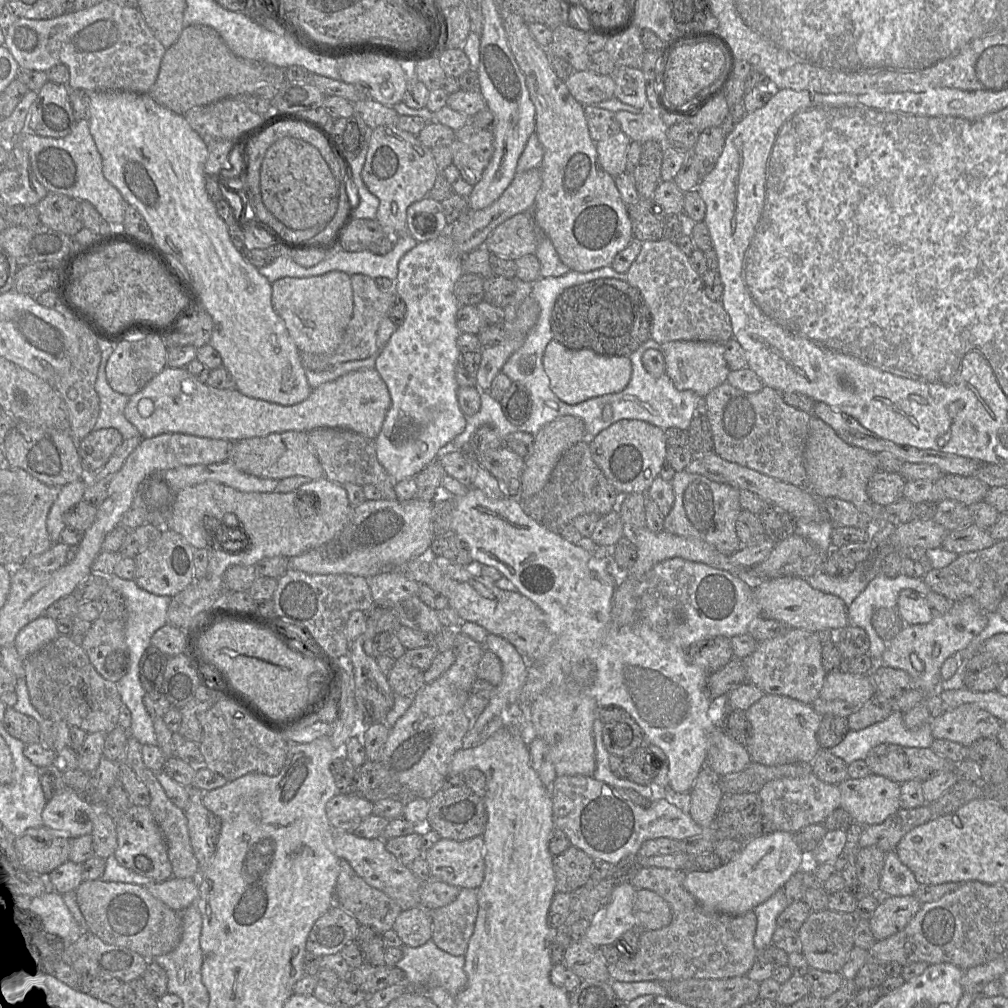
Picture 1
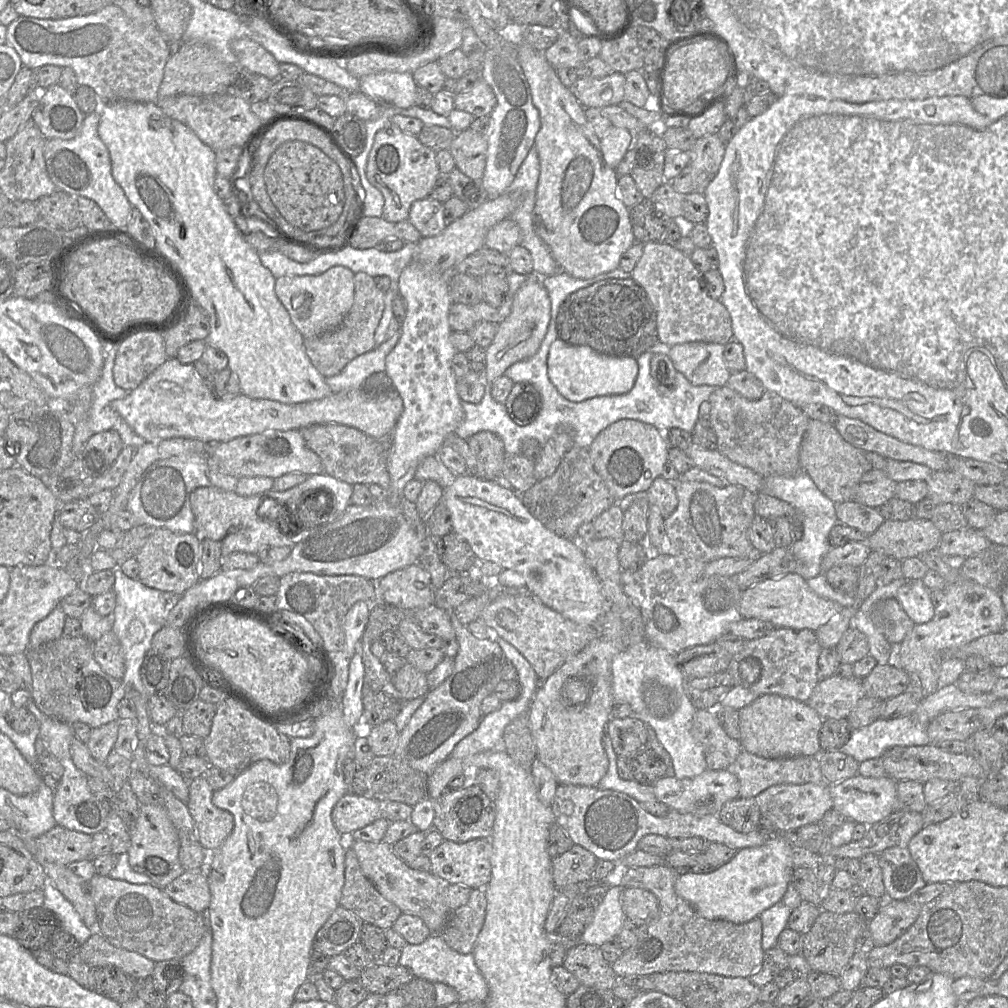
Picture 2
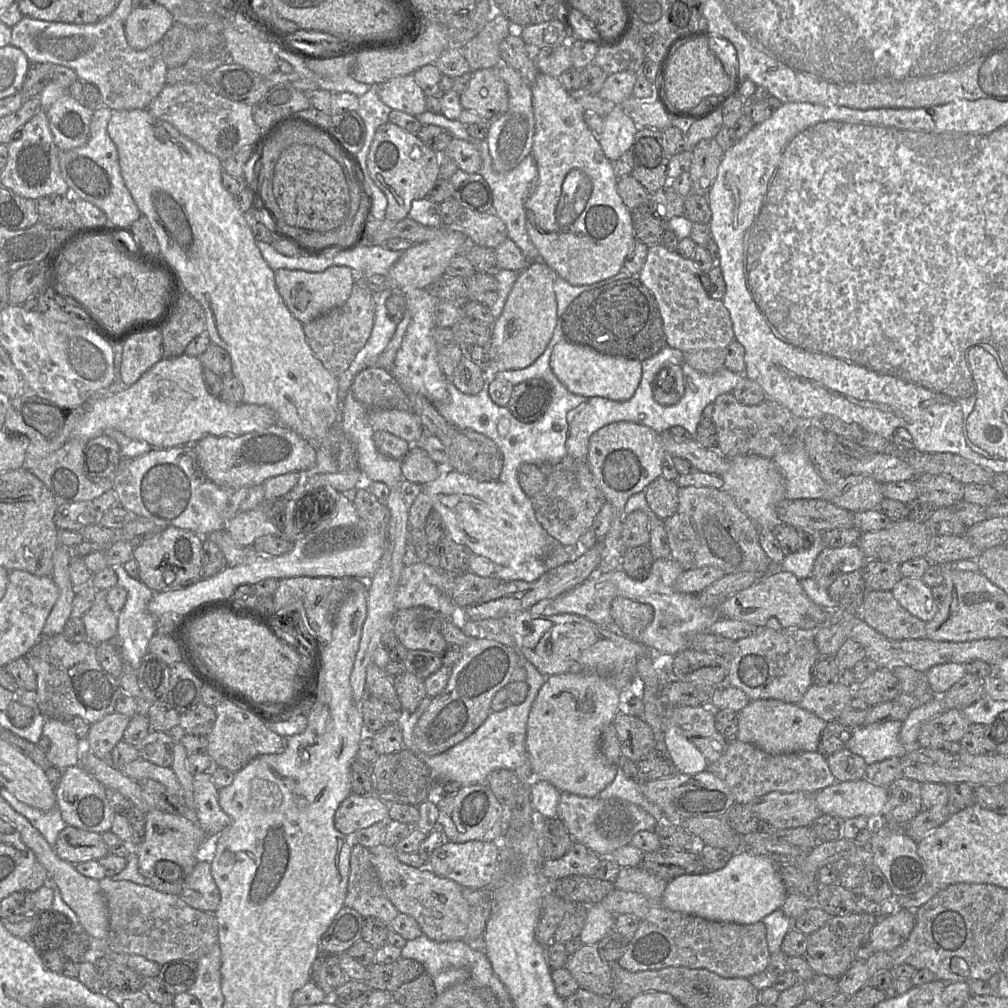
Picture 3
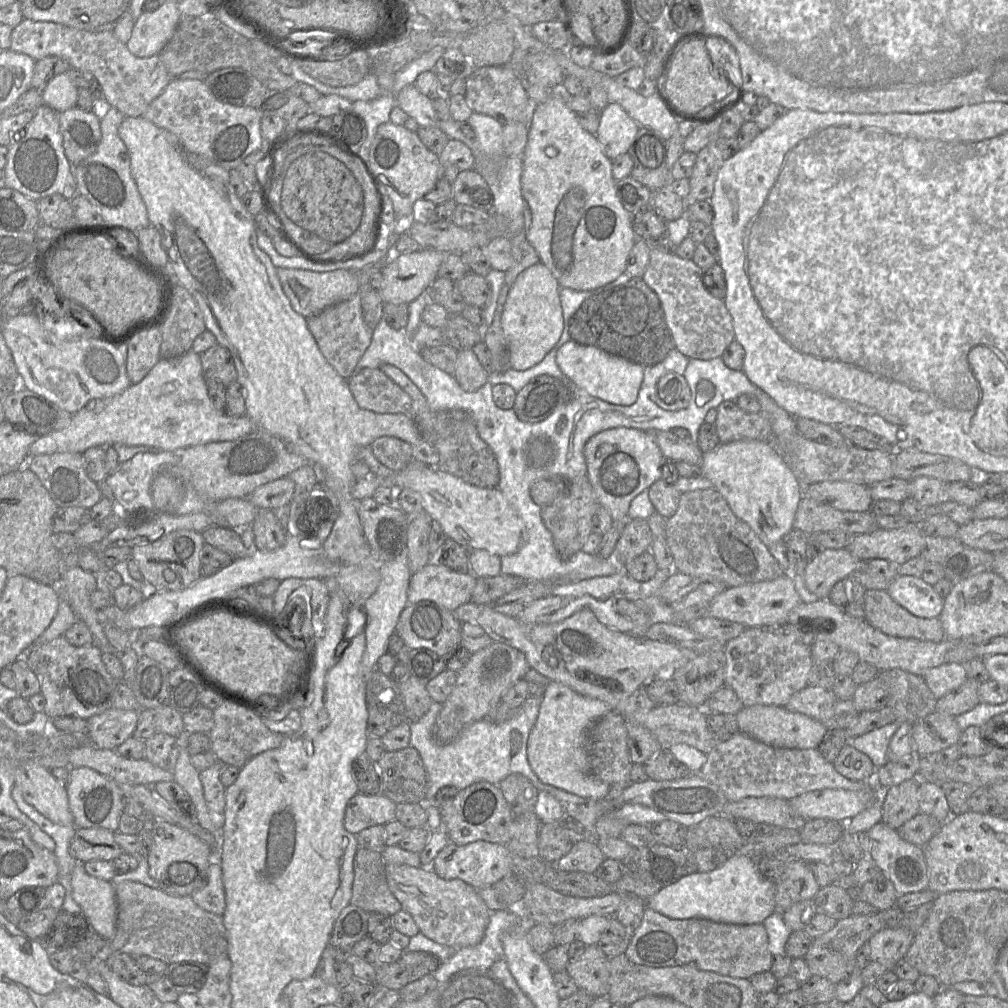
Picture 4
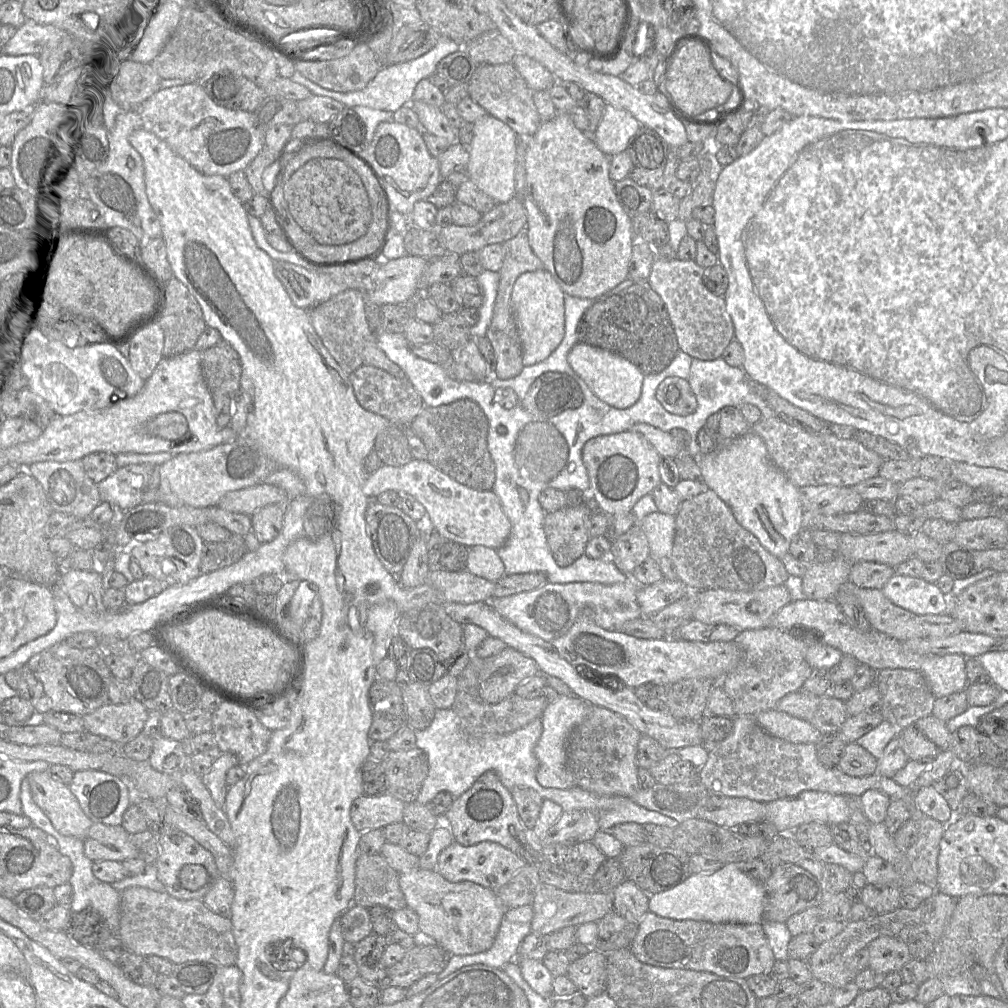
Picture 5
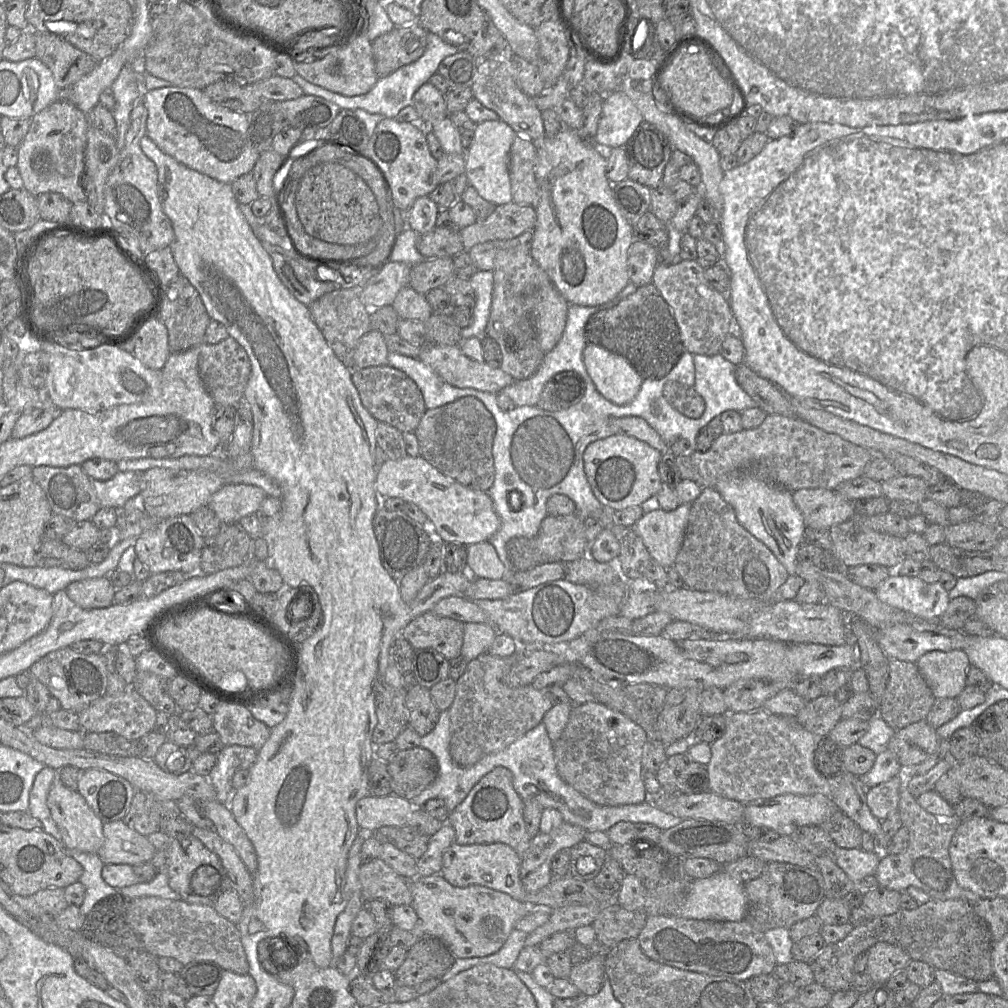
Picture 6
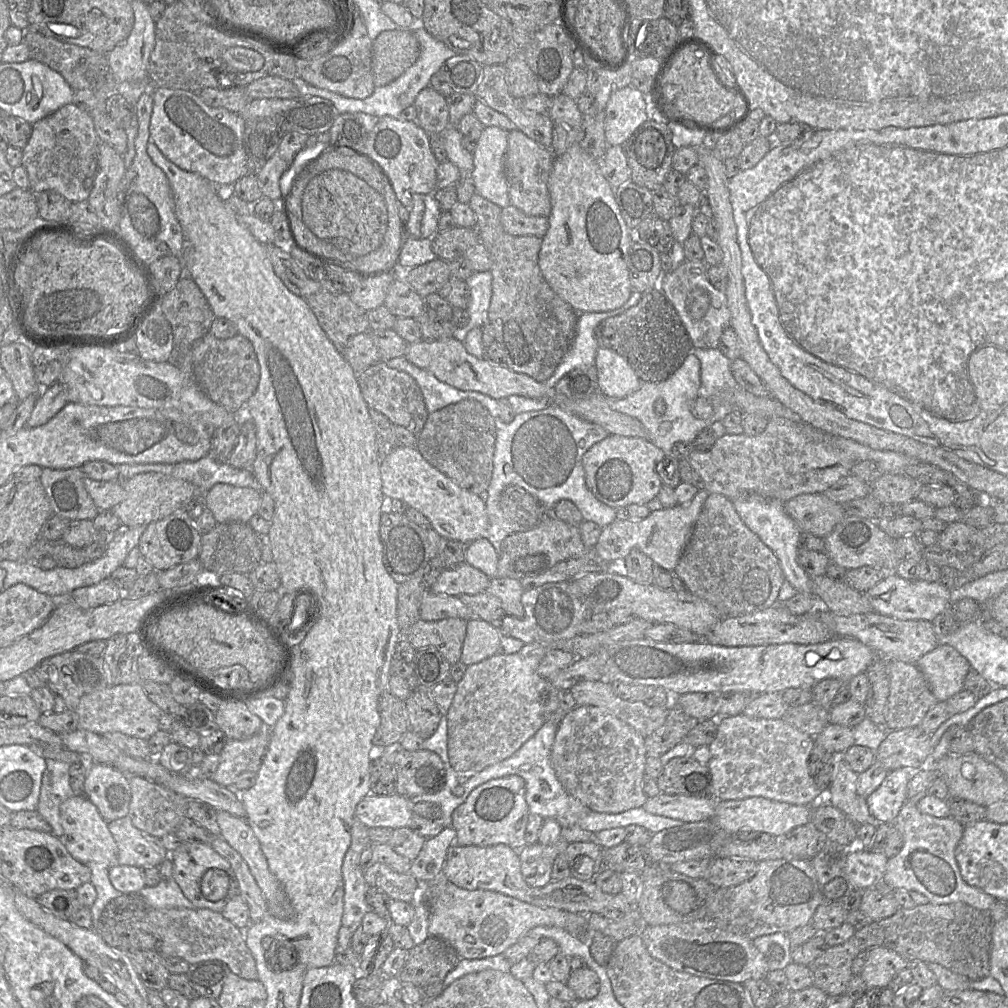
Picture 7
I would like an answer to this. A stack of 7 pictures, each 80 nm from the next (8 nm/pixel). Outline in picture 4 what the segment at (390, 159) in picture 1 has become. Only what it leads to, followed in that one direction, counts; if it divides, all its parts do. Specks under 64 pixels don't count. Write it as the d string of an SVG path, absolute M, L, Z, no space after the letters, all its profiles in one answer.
M392 122L378 127L367 161L376 176L379 188L391 199L395 215L401 219L411 218L415 202L425 199L426 194L442 177L439 155L421 142L417 132Z

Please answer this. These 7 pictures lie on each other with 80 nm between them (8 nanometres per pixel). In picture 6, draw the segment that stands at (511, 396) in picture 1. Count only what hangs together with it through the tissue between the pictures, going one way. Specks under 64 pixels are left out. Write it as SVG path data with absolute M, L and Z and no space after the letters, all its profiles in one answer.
M563 371L549 379L541 392L536 407L550 412L566 410L583 398L586 384L575 371Z

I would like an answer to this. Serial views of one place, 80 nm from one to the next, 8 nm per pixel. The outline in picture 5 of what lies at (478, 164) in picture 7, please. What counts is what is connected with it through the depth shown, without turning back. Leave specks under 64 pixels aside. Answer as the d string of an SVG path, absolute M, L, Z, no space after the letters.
M490 115L477 119L472 126L473 139L468 147L469 161L466 168L468 179L496 203L505 203L517 197L514 174L519 137L507 124Z

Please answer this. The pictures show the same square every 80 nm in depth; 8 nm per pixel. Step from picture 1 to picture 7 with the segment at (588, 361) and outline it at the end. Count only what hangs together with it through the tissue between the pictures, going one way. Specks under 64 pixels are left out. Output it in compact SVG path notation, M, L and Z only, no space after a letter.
M598 348L595 356L599 391L607 399L621 399L635 392L642 381L618 353Z

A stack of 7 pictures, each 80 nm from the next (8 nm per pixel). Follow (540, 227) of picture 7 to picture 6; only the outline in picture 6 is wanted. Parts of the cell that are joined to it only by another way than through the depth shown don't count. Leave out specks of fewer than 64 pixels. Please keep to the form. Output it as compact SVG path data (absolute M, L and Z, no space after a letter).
M514 202L497 205L484 220L459 229L464 251L485 242L513 239L536 224L535 208Z

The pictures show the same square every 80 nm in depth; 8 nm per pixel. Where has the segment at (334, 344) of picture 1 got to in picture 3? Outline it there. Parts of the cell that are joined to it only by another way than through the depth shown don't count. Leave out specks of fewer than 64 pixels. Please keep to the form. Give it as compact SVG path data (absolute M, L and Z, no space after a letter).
M333 266L323 272L279 269L275 271L275 285L291 314L305 324L344 304L351 295L356 274L346 266Z

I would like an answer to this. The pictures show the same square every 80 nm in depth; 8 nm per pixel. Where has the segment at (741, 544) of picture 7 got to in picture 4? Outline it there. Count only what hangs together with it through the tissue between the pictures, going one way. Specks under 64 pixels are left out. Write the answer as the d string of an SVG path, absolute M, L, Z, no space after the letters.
M715 488L684 492L677 511L664 522L665 537L674 559L673 570L695 577L701 583L736 587L773 580L783 569L748 524L731 511Z

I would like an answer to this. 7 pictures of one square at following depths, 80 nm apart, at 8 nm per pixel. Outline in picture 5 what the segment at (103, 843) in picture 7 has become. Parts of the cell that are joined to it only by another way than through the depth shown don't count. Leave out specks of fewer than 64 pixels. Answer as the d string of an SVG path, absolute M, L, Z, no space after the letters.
M33 772L26 779L30 785L30 793L35 804L49 818L53 827L62 835L84 839L89 828L94 824L83 812L77 798L69 787L54 779L49 772Z

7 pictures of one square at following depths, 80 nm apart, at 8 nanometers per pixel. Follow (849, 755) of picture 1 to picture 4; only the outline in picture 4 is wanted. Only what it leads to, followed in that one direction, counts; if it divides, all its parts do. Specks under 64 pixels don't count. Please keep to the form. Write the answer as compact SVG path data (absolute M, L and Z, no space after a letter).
M897 722L889 723L861 736L851 738L849 743L866 754L877 769L889 761L889 743L899 727L900 724Z

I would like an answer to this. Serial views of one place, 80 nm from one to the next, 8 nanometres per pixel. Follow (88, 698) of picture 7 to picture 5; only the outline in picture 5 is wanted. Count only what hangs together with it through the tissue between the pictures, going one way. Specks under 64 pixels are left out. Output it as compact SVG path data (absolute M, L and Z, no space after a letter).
M136 698L123 704L105 704L82 716L85 730L120 744L126 744L139 735L149 710Z

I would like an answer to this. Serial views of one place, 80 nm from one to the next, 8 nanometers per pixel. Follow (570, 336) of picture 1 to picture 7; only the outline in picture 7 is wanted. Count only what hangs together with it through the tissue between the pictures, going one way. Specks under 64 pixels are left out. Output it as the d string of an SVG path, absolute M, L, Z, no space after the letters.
M658 286L642 293L639 302L622 314L603 320L595 328L594 337L599 348L607 348L621 355L642 382L660 382L667 379L683 364L694 347L677 311Z

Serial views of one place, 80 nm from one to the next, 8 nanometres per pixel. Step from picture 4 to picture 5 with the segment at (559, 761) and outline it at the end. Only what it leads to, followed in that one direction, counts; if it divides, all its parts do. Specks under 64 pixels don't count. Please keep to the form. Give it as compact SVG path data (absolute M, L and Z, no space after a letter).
M559 695L549 701L541 715L542 734L534 748L539 762L536 772L538 782L544 787L568 789L575 786L574 779L567 767L567 743L571 731L588 715L592 705L577 696Z

